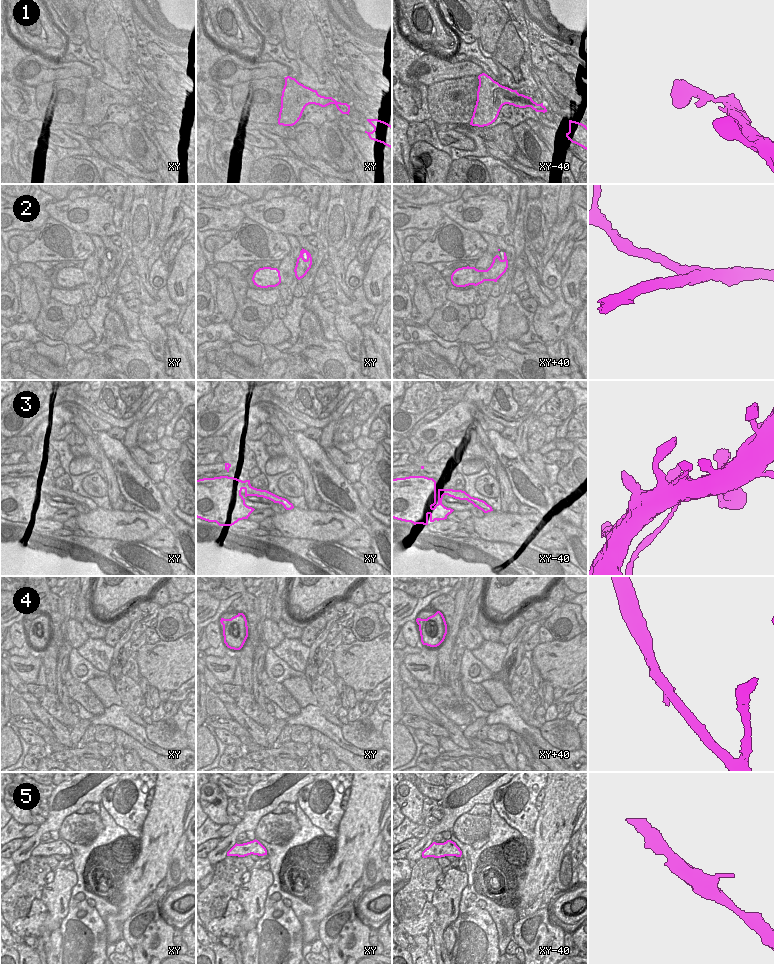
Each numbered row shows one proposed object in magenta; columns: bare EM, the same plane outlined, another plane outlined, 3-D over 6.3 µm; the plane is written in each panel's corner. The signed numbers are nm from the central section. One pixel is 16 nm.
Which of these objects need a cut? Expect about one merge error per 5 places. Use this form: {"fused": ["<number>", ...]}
{"fused": ["3"]}

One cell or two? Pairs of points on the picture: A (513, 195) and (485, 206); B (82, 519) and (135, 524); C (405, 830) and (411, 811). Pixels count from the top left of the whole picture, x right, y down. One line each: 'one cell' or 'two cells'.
A: two cells
B: one cell
C: two cells

